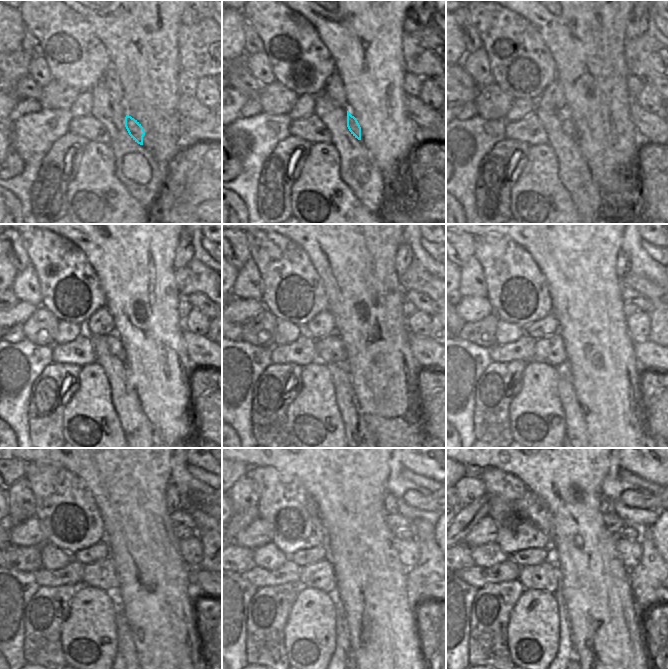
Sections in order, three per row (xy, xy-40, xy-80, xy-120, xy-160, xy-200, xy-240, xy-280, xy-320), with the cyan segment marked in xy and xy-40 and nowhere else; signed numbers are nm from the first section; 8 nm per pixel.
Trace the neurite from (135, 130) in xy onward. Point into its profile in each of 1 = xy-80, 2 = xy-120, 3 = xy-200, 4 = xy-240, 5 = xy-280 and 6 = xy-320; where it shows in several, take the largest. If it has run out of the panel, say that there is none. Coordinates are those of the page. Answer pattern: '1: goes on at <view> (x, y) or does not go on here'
1: goes on at xy-80 (567, 124)
2: goes on at xy-120 (116, 348)
3: goes on at xy-200 (551, 349)
4: goes on at xy-240 (102, 574)
5: goes on at xy-280 (320, 575)
6: goes on at xy-320 (545, 576)

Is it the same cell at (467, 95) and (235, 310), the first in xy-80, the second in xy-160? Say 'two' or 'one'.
one

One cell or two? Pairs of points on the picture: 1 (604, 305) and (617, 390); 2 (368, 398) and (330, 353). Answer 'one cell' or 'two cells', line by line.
1: one cell
2: two cells

